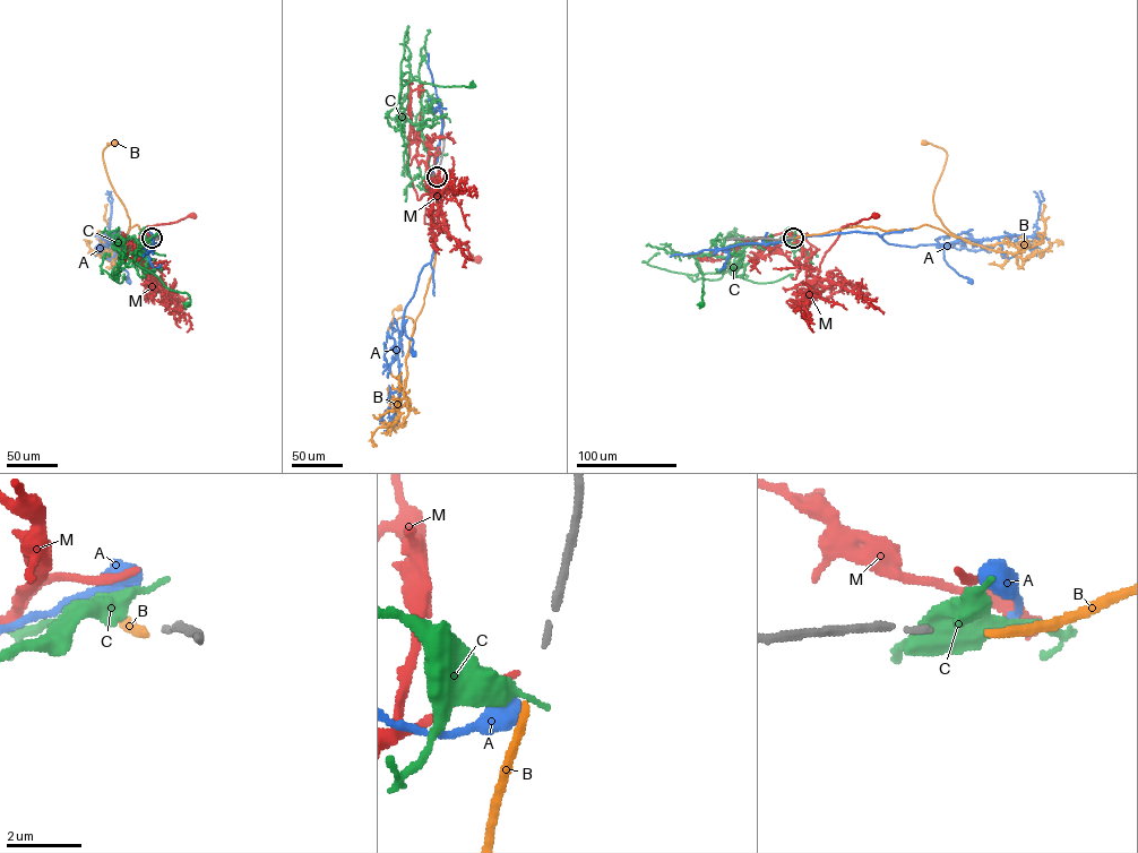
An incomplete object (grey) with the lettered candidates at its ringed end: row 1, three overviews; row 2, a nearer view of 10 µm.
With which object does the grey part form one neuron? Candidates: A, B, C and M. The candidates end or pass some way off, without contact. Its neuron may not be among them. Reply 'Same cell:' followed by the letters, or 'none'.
Same cell: B

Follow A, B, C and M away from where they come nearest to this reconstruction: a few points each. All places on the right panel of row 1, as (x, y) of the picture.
A: (794, 237), (859, 231), (877, 233), (890, 243), (902, 246), (947, 243), (945, 260), (970, 281)
B: (794, 238), (860, 225), (888, 231), (927, 224), (955, 237), (936, 215), (932, 200), (947, 153), (924, 144)
C: (793, 238), (774, 243), (750, 243), (729, 257), (703, 253), (697, 261), (703, 274), (701, 303)
M: (793, 237), (803, 250), (805, 267), (815, 277), (841, 227), (876, 216)

